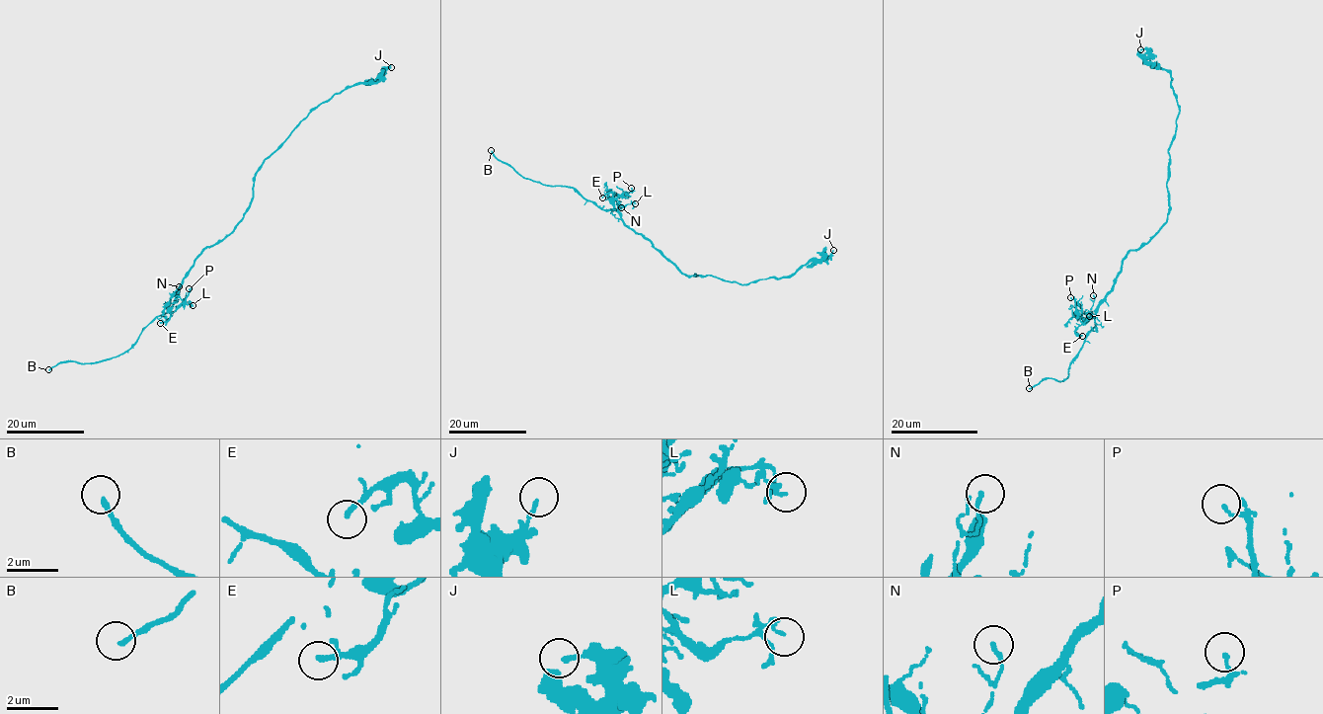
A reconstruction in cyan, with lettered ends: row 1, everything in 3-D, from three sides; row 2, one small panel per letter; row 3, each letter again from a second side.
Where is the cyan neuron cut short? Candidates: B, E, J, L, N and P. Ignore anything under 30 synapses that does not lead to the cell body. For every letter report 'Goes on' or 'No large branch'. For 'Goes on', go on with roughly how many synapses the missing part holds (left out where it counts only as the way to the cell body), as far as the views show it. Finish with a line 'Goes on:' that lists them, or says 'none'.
B: Goes on
E: No large branch
J: No large branch
L: No large branch
N: No large branch
P: No large branch
Goes on: B

